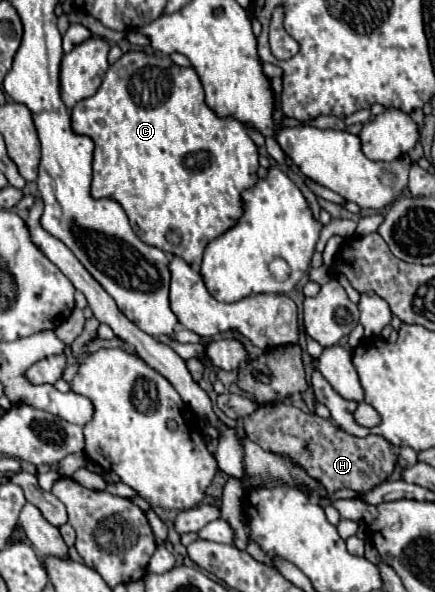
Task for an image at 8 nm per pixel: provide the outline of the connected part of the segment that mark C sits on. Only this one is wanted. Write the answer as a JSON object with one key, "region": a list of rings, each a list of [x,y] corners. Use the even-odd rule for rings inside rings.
{"region":[[[135,50],[133,52],[125,52],[113,66],[109,66],[109,70],[107,70],[107,74],[103,78],[103,84],[95,92],[95,96],[85,98],[79,104],[75,104],[75,108],[71,110],[71,120],[73,120],[73,130],[77,134],[85,134],[85,136],[89,136],[95,142],[91,196],[93,198],[113,198],[113,200],[117,200],[123,206],[125,214],[129,216],[129,222],[131,222],[135,234],[145,244],[161,248],[165,254],[173,254],[173,256],[183,258],[193,270],[199,270],[205,246],[239,222],[239,218],[243,216],[241,192],[251,188],[251,186],[255,186],[257,180],[259,180],[259,176],[257,176],[259,154],[257,154],[257,146],[249,138],[247,128],[241,122],[237,122],[235,118],[219,118],[219,116],[215,116],[215,112],[205,104],[203,86],[199,82],[197,72],[193,68],[177,66],[169,56],[145,54],[145,52],[135,52]]]}

